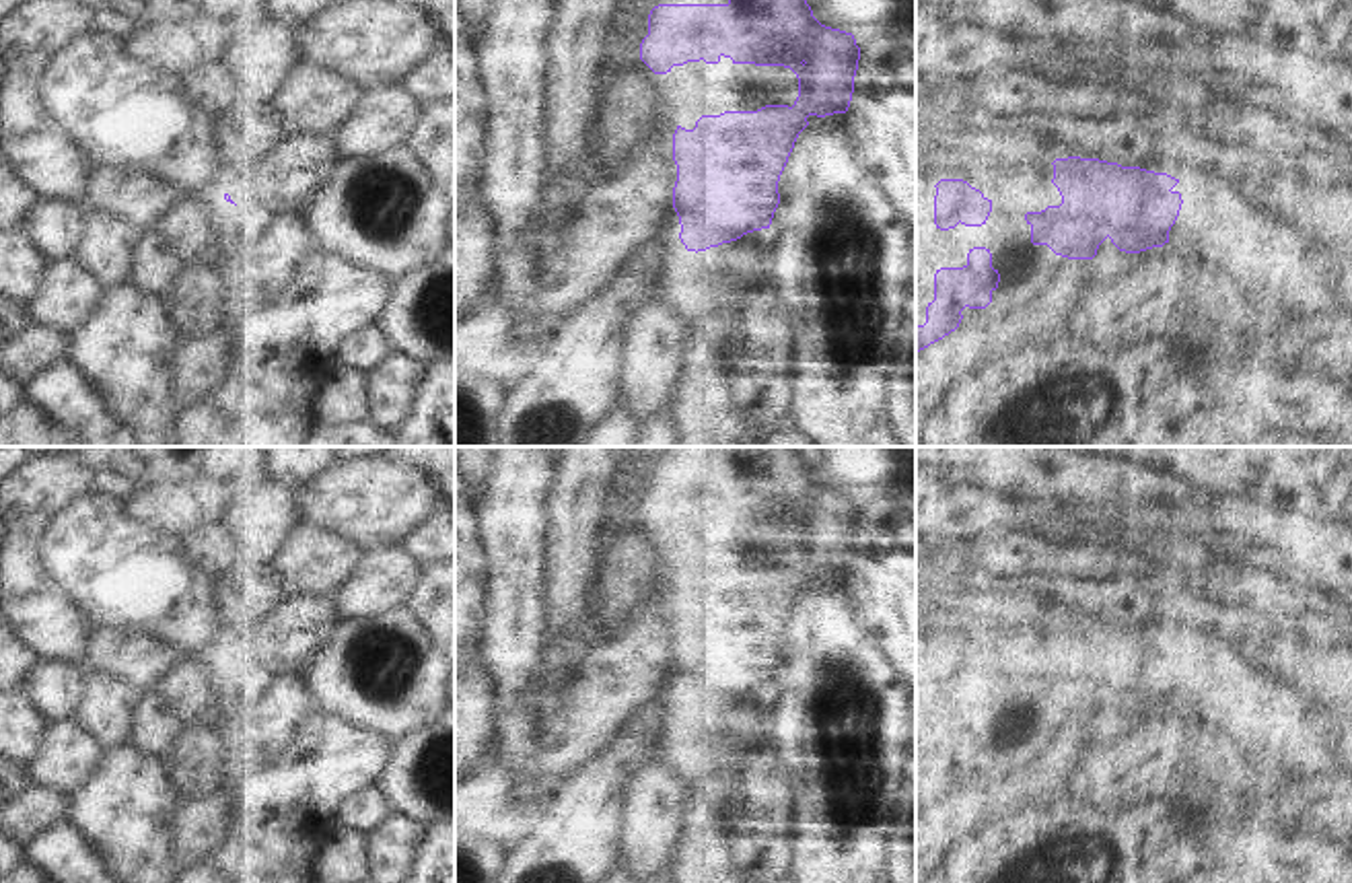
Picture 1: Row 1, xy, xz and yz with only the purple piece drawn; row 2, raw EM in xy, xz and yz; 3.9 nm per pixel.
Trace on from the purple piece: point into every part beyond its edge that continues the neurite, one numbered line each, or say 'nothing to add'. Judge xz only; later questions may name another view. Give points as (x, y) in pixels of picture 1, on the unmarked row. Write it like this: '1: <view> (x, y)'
1: xz (692, 750)

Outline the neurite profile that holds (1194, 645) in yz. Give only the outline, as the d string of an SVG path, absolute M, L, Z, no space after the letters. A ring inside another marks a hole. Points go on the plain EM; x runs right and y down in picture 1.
M1222 630L1210 632L1208 636L1187 636L1185 642L1179 644L1181 661L1187 663L1191 657L1204 657L1208 650L1208 642L1226 644L1226 634Z

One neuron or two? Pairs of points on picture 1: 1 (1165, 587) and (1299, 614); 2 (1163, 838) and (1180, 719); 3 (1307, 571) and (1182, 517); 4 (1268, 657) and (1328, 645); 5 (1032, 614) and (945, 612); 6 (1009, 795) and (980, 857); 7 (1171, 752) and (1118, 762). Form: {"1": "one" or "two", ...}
{"1": "one", "2": "two", "3": "one", "4": "two", "5": "one", "6": "two", "7": "one"}

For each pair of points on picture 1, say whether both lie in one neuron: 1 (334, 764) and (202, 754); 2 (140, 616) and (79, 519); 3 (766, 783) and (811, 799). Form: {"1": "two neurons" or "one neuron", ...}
{"1": "two neurons", "2": "one neuron", "3": "two neurons"}

